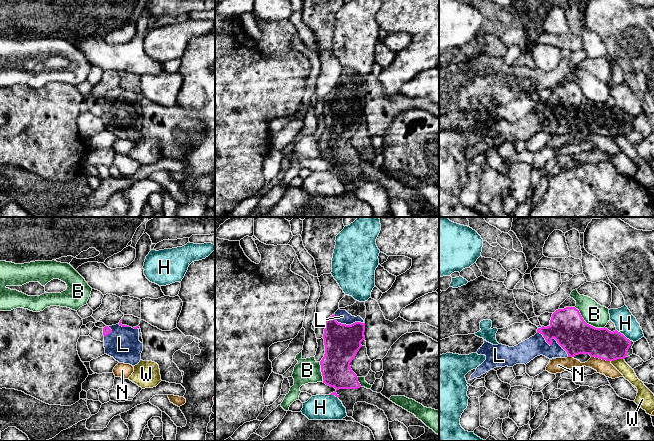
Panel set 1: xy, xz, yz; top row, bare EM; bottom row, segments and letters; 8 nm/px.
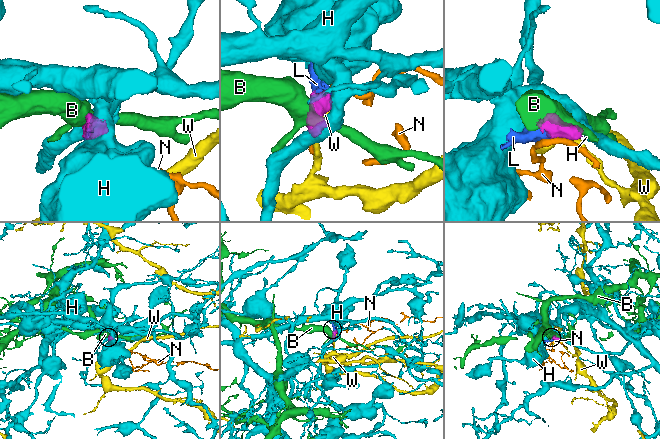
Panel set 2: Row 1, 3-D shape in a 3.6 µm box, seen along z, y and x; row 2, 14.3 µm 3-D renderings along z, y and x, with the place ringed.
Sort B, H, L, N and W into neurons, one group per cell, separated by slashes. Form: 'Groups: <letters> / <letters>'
Groups: B / H / L / N / W

